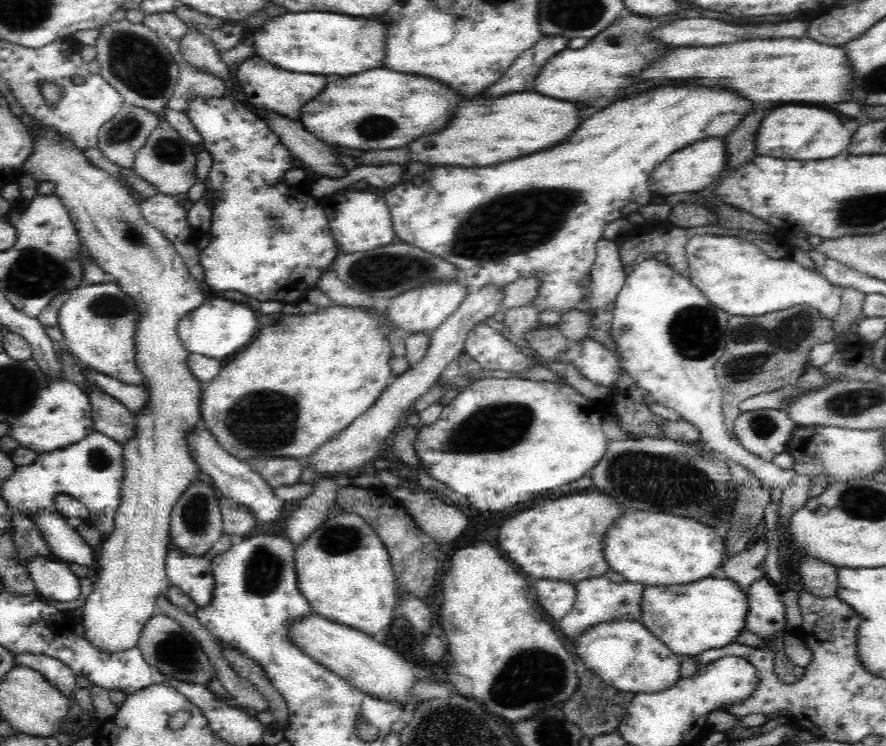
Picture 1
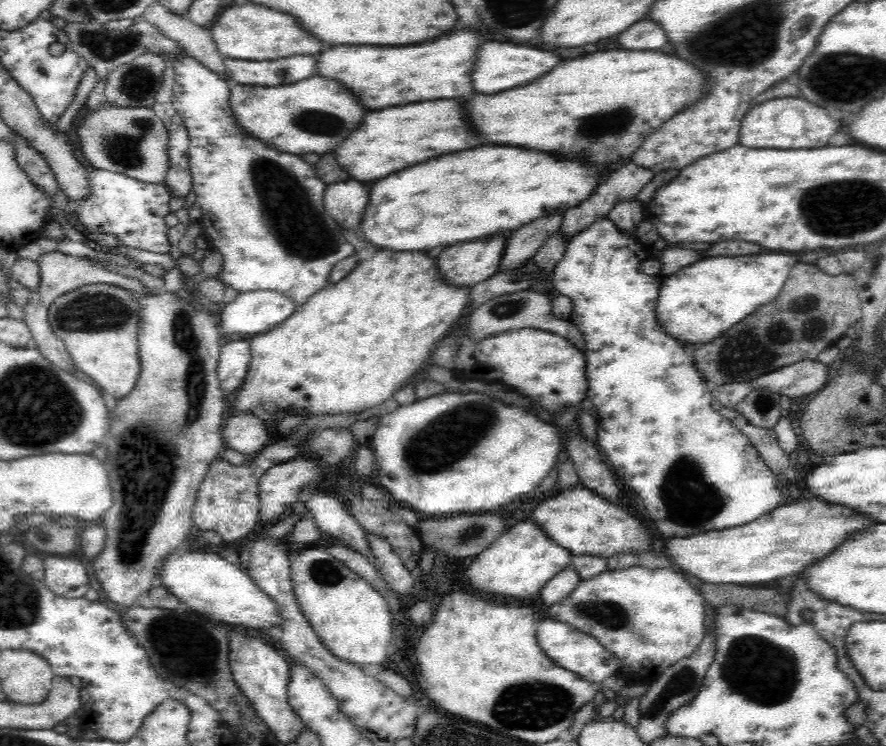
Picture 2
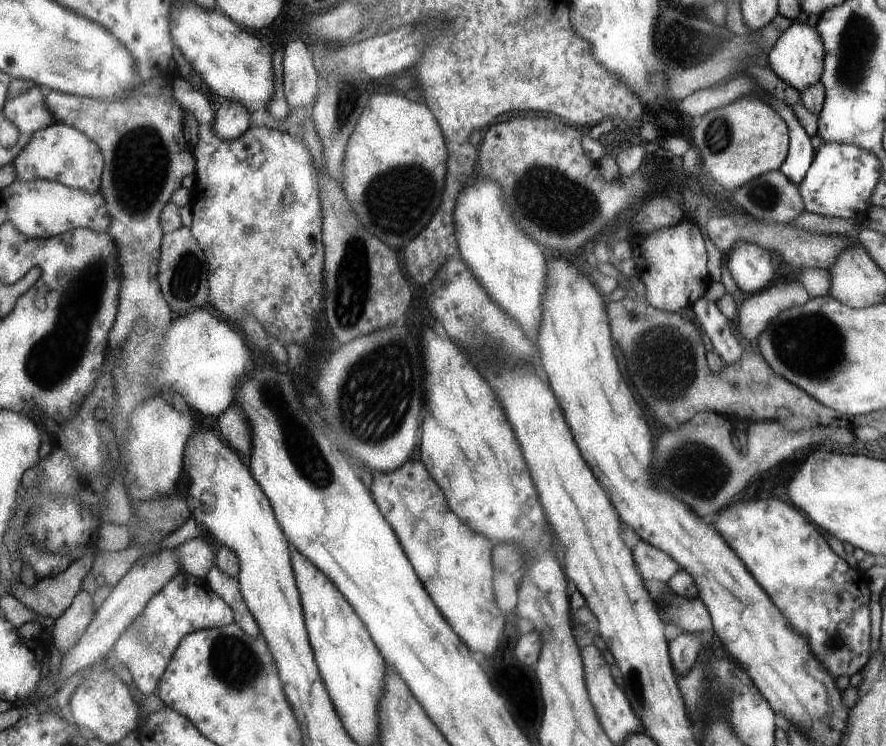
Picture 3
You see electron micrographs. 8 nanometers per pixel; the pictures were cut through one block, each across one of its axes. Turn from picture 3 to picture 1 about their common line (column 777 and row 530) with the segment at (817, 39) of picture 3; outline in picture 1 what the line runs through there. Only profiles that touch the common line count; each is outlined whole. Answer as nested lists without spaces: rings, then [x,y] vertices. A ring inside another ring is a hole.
[[[58,510],[41,511],[32,522],[47,540],[51,558],[67,564],[95,565],[94,550],[79,538],[75,528],[68,525],[66,517]]]

